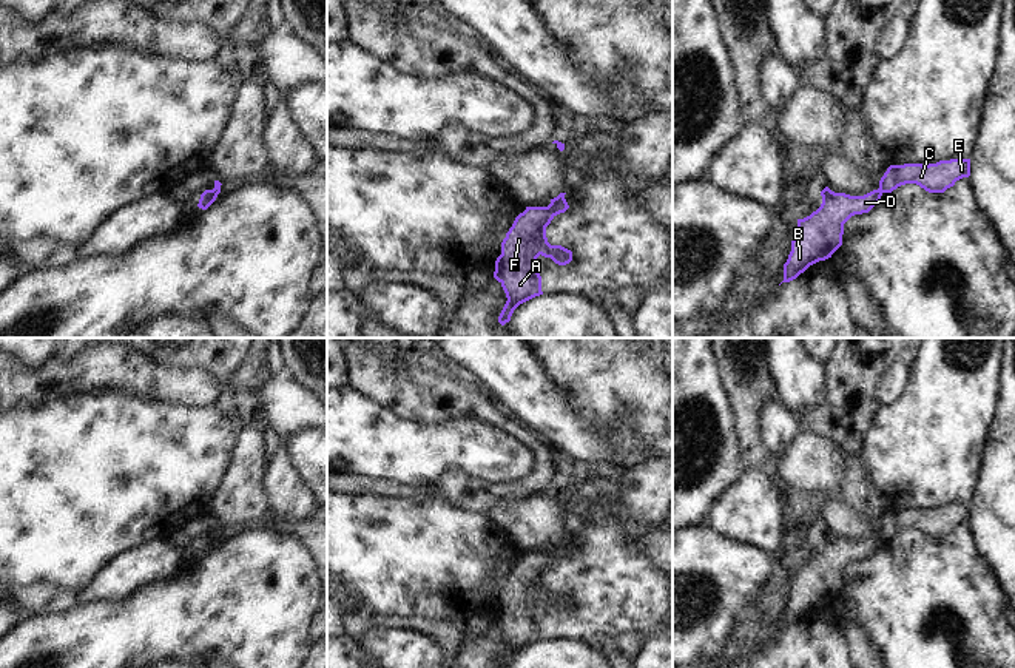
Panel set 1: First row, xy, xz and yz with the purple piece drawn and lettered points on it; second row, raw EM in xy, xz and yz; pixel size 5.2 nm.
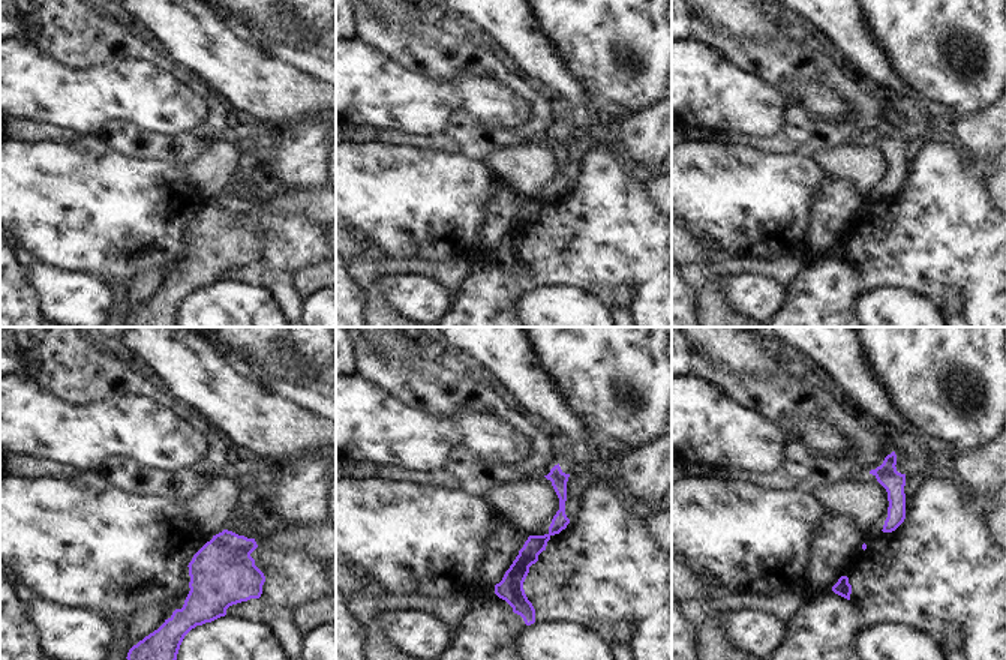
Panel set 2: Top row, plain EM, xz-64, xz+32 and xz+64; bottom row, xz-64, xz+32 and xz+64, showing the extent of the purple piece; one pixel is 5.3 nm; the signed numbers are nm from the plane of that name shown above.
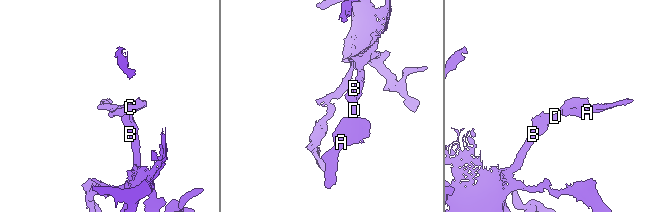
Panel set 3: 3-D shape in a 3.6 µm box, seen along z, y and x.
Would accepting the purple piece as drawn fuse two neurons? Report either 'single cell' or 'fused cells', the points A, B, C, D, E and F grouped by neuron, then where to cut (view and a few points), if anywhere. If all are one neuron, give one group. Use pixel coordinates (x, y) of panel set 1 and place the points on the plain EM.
fused cells; A C E F / B D; cut in yz along (878, 534), (881, 539)

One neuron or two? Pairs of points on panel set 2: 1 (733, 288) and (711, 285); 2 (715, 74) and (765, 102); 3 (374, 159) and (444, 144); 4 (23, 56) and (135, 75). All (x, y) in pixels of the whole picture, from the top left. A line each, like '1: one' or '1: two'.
1: two
2: one
3: two
4: one

